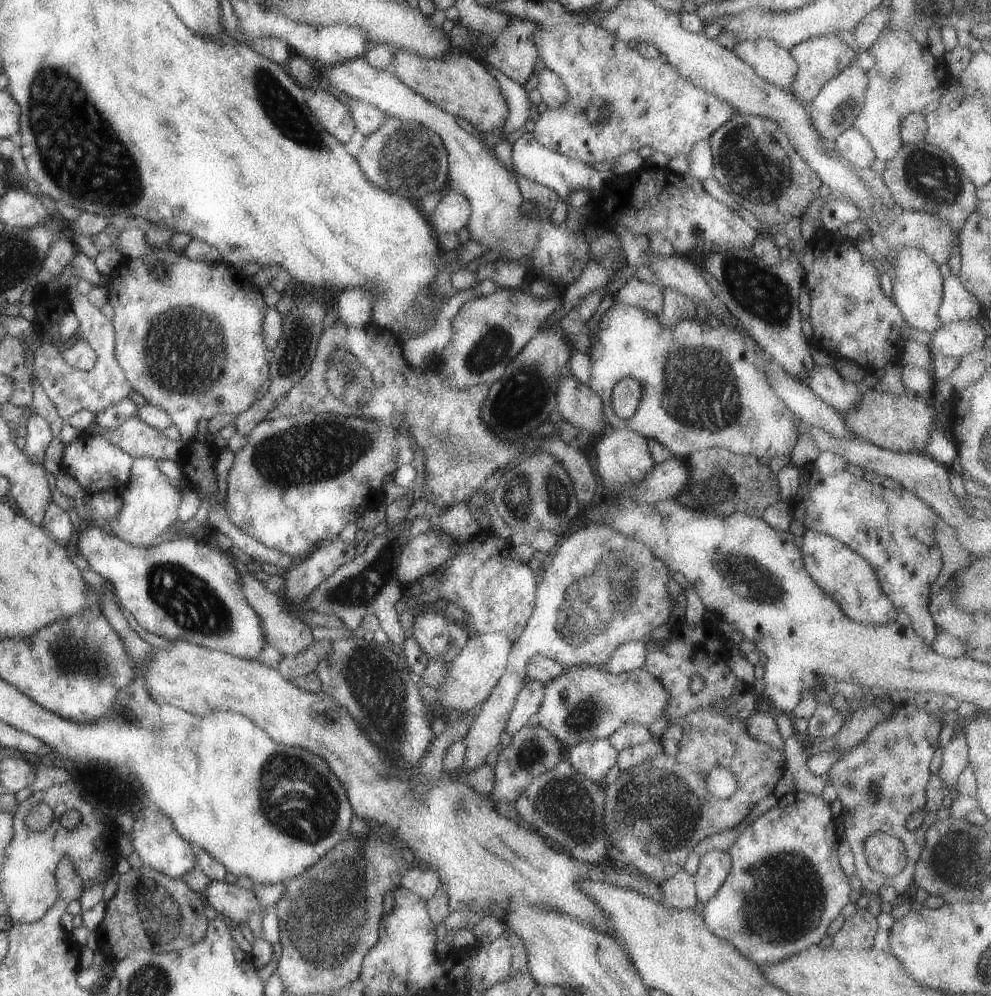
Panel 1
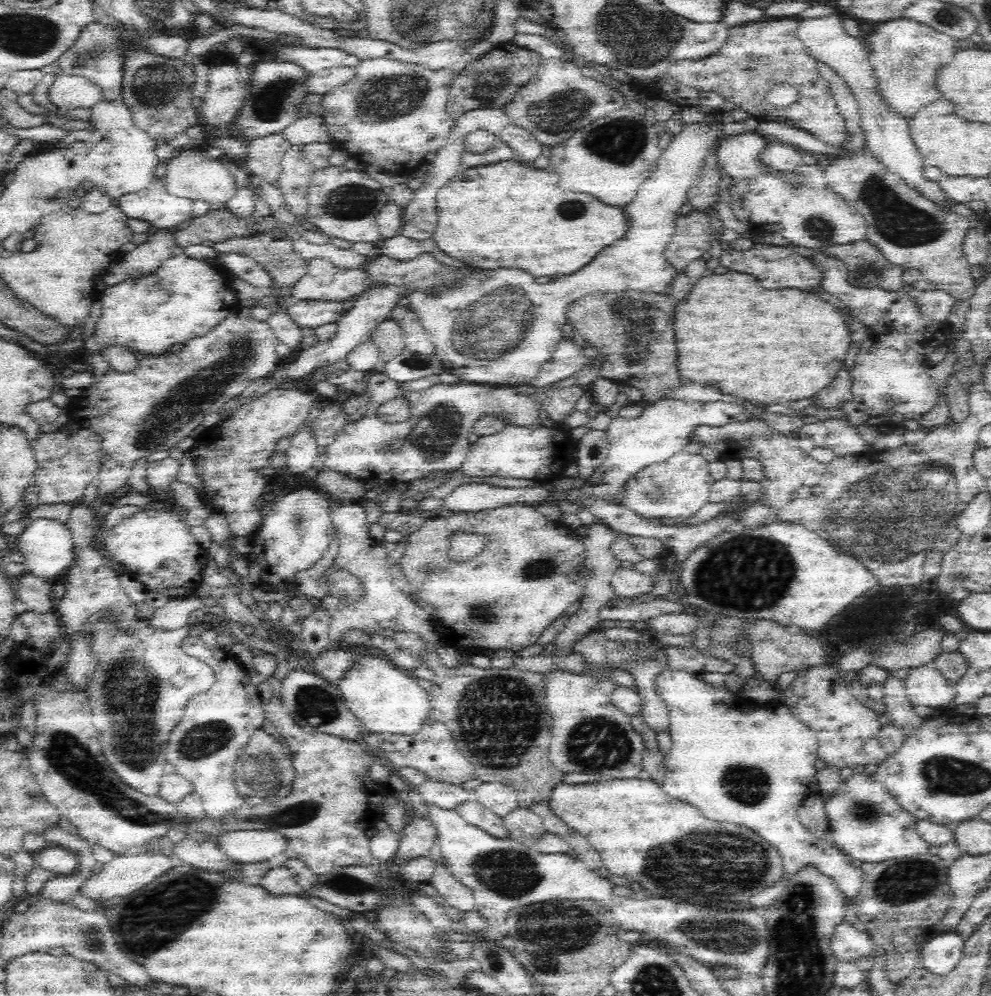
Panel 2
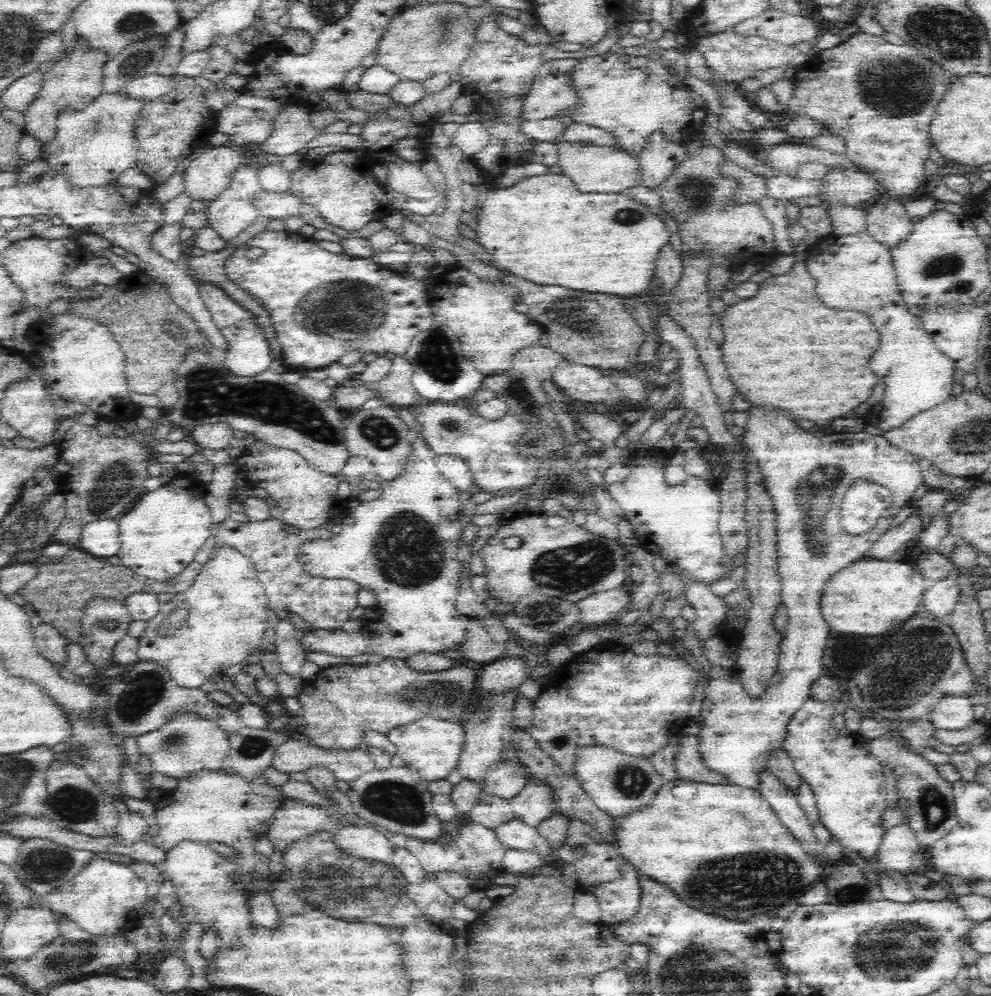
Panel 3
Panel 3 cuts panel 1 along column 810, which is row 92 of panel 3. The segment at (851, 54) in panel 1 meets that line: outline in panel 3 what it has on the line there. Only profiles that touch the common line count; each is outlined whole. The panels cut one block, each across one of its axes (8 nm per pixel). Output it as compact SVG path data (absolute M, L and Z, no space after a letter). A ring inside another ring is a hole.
M76 36L75 48L70 54L66 54L46 73L43 73L43 85L36 98L23 110L26 117L25 133L36 137L41 144L41 148L48 146L57 134L58 114L66 110L68 106L74 110L86 108L101 94L102 69L105 67L108 57L104 51L90 49L84 45L84 40Z

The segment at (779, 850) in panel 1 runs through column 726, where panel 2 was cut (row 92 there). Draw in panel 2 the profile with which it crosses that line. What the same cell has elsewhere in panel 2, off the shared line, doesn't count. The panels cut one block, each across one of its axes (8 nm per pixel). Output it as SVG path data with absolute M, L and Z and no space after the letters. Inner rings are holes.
M903 17L880 24L878 28L874 28L870 32L869 37L868 61L875 74L877 94L883 98L892 112L899 114L909 122L916 112L920 112L926 105L942 98L942 93L936 87L936 76L944 66L950 64L957 54L959 47L955 39L934 30L934 28Z

